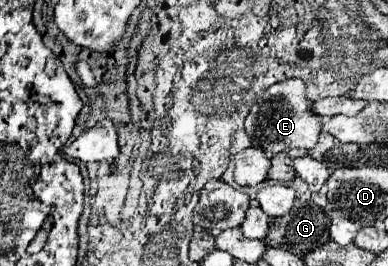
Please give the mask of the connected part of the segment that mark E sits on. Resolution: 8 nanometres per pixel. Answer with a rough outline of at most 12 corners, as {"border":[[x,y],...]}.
{"border":[[305,83],[263,91],[245,119],[257,147],[275,155],[313,149],[321,133]]}

